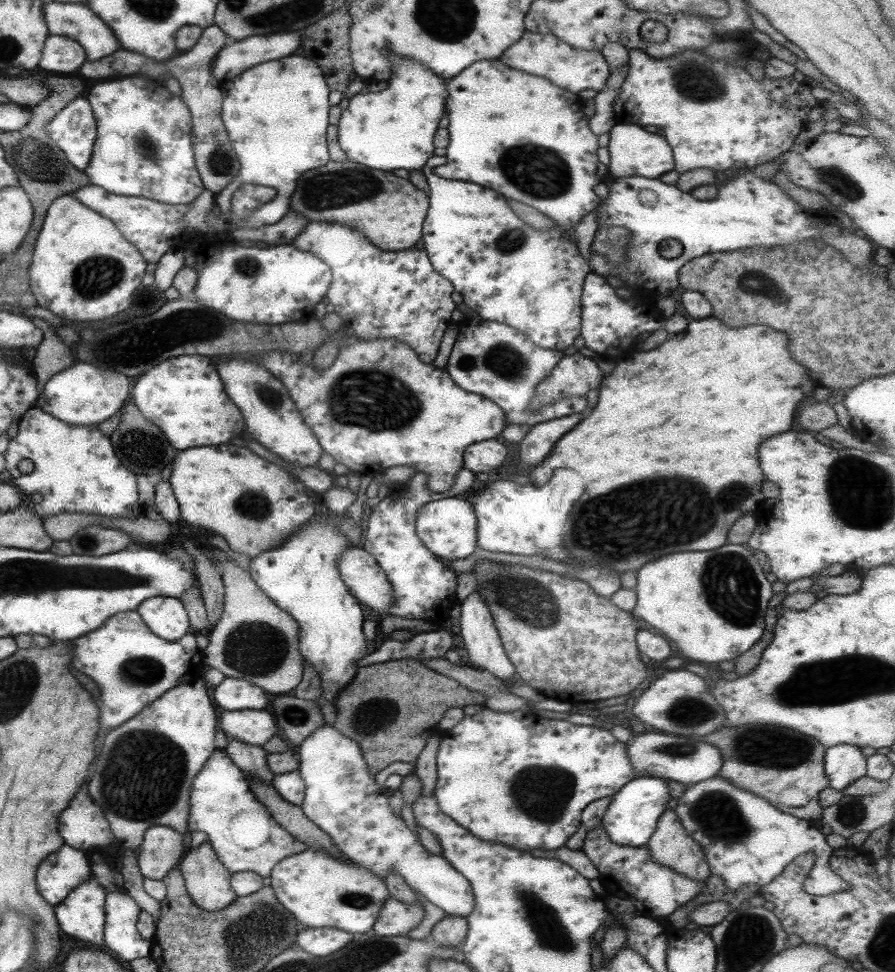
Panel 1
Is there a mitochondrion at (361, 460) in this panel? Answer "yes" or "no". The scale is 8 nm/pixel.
no

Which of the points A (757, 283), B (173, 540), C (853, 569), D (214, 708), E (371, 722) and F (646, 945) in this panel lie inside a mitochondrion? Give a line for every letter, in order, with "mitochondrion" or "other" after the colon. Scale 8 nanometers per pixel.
A: mitochondrion
B: other
C: other
D: other
E: mitochondrion
F: other

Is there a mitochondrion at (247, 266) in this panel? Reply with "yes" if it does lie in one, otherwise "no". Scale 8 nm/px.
yes

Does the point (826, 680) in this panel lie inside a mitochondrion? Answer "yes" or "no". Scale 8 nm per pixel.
yes

